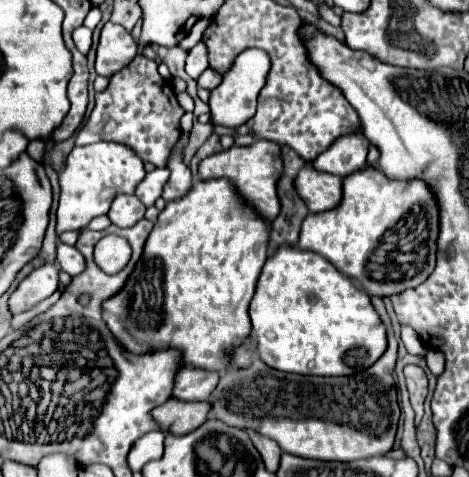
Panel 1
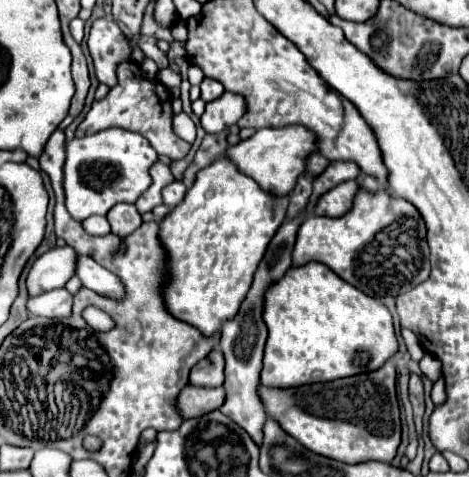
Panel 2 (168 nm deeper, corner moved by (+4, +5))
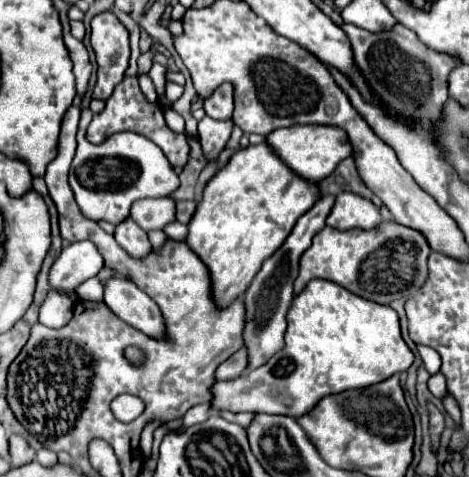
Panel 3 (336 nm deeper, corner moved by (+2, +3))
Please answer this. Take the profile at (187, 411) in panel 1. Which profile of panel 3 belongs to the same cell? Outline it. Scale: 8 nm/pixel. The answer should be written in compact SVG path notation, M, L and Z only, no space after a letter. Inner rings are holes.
M313 279L307 289L293 299L293 305L287 313L287 331L285 345L277 351L265 365L243 373L241 377L229 381L217 381L213 387L213 409L225 409L233 413L277 413L289 415L293 419L309 413L325 395L341 393L347 389L365 389L389 379L395 373L403 373L411 367L413 353L405 345L399 329L399 315L389 305L379 305L367 299L361 299L337 283ZM325 375L327 383L321 385L317 379Z

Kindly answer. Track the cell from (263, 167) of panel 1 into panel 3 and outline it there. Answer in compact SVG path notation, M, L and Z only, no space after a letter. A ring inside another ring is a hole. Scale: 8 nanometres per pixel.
M293 125L277 129L267 135L267 143L277 151L277 155L307 181L321 181L335 171L335 167L353 153L345 129L337 125Z

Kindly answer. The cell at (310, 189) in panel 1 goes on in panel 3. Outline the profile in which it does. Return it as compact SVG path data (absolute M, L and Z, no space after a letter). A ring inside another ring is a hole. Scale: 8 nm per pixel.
M339 193L335 205L327 217L327 225L347 231L347 229L375 229L381 223L379 209L365 197L357 193Z

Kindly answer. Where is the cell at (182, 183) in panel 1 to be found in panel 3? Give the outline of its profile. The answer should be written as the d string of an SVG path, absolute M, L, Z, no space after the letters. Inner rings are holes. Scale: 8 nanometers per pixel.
M179 201L177 203L177 221L187 225L195 213L195 207L197 207L195 201Z

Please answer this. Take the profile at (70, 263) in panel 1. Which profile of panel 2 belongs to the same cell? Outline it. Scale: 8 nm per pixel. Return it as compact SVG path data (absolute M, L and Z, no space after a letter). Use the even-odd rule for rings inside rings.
M79 255L77 259L77 273L75 273L81 283L101 295L107 297L123 297L123 285L119 281L119 277L115 277L111 271L103 269L99 263L95 263L91 257L87 255Z

